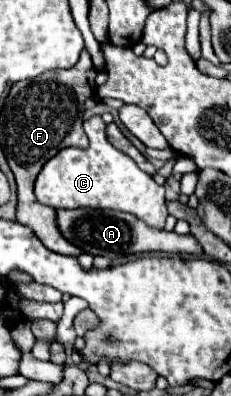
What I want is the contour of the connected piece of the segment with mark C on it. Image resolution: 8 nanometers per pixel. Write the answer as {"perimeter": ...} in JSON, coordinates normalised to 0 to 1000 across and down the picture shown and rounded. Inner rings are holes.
{"perimeter":[[[398,293],[390,303],[364,308],[364,328],[372,343],[390,354],[381,374],[277,374],[268,384],[251,384],[225,404],[208,404],[190,414],[190,424],[173,429],[165,449],[156,449],[156,500],[225,525],[485,525],[485,530],[528,530],[554,540],[597,545],[606,556],[623,556],[641,571],[706,578],[719,561],[719,500],[710,500],[710,470],[675,465],[667,449],[632,434],[615,434],[589,409],[545,394],[537,384],[502,379],[468,354],[459,354],[459,313],[433,293]]]}

